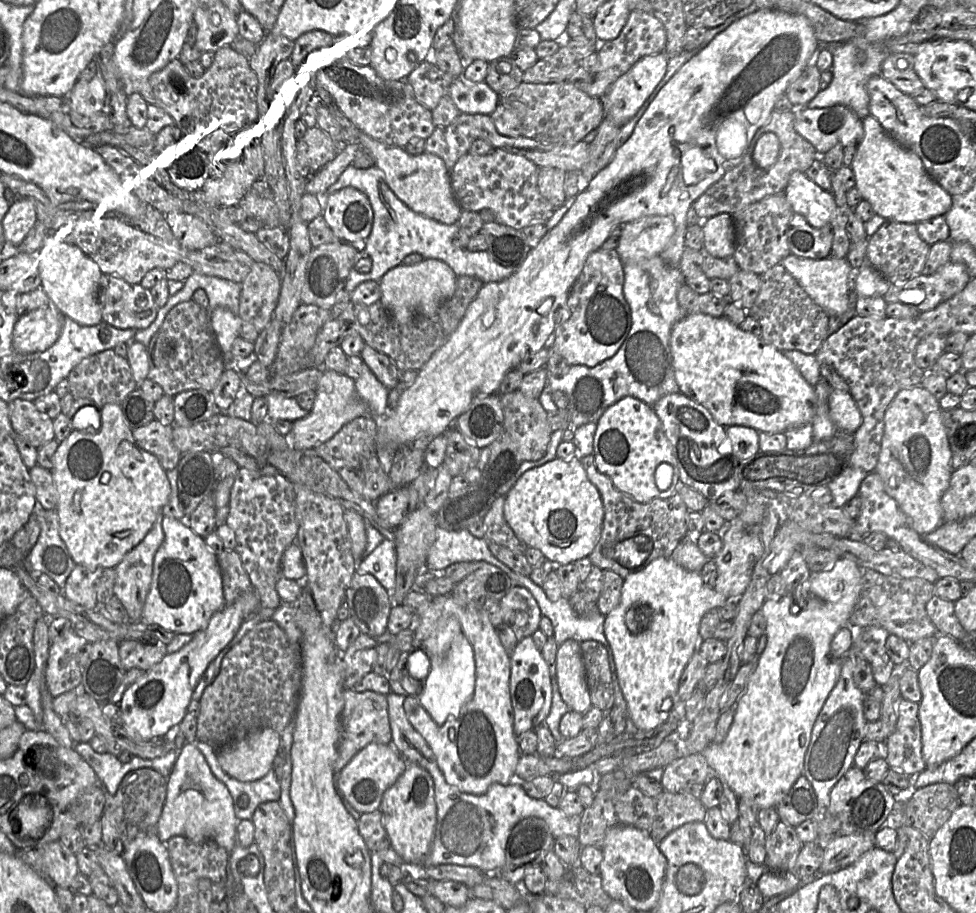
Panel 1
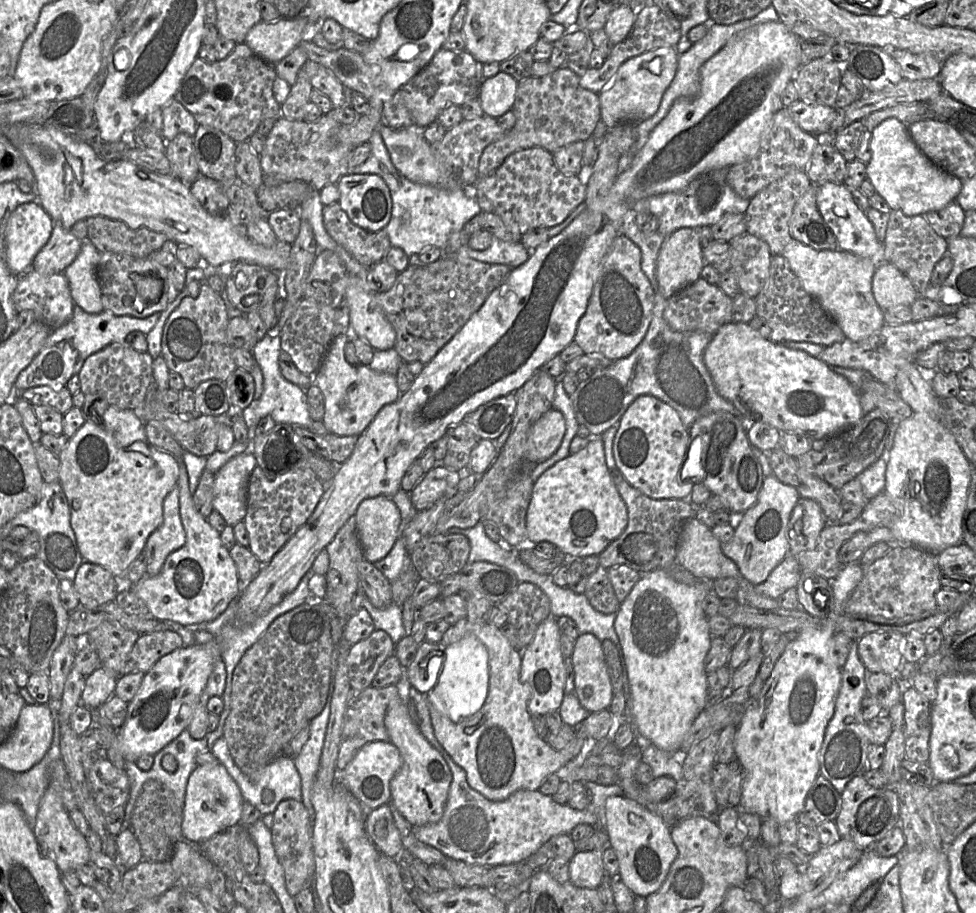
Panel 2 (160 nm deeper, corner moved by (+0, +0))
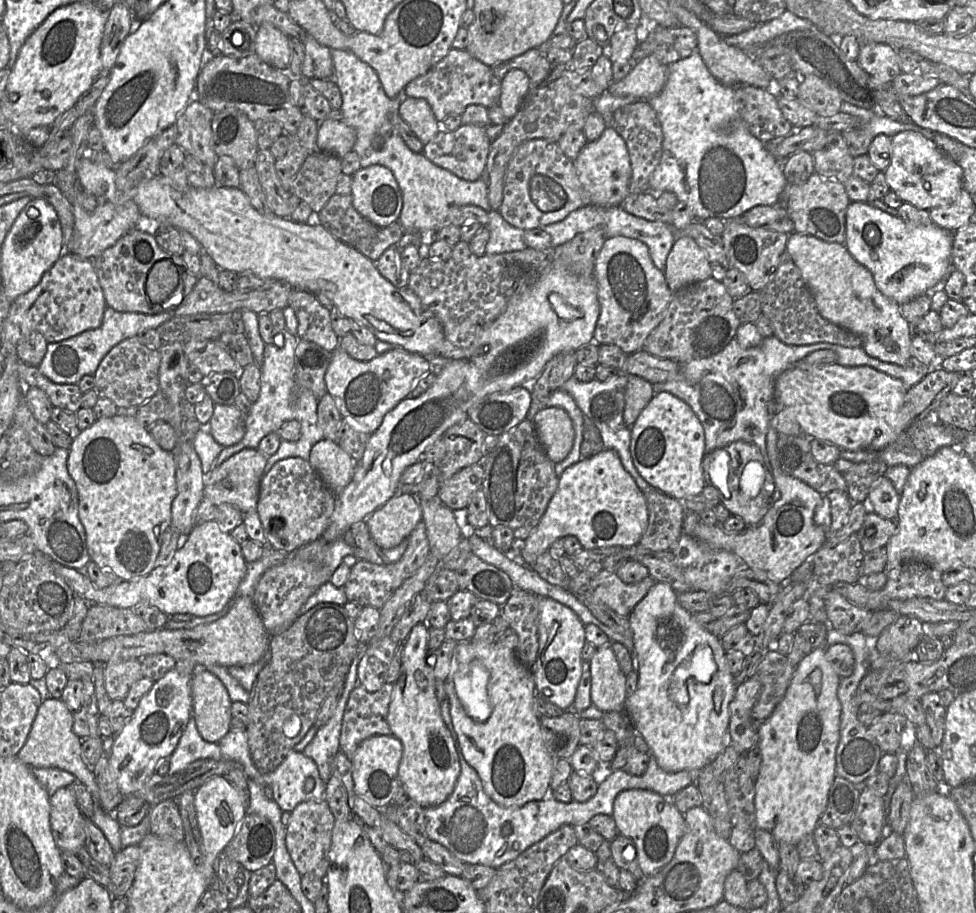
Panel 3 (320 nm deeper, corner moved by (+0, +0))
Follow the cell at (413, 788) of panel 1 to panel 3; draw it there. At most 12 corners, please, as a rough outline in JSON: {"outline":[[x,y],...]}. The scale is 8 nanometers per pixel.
{"outline":[[416,624],[387,722],[398,780],[425,808],[453,792],[460,762],[436,696],[442,632]]}

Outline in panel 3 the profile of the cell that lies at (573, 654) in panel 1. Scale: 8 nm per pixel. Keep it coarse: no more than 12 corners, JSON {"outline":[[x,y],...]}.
{"outline":[[611,647],[589,663],[592,705],[623,710],[627,675]]}

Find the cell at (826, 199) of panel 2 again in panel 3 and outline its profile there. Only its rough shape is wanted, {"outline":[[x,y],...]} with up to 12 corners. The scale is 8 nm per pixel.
{"outline":[[861,201],[845,247],[899,305],[952,271],[953,232]]}

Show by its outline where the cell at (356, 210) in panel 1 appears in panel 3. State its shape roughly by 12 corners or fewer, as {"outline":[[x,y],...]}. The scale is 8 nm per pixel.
{"outline":[[388,168],[352,176],[357,212],[379,227],[399,222],[401,189]]}

